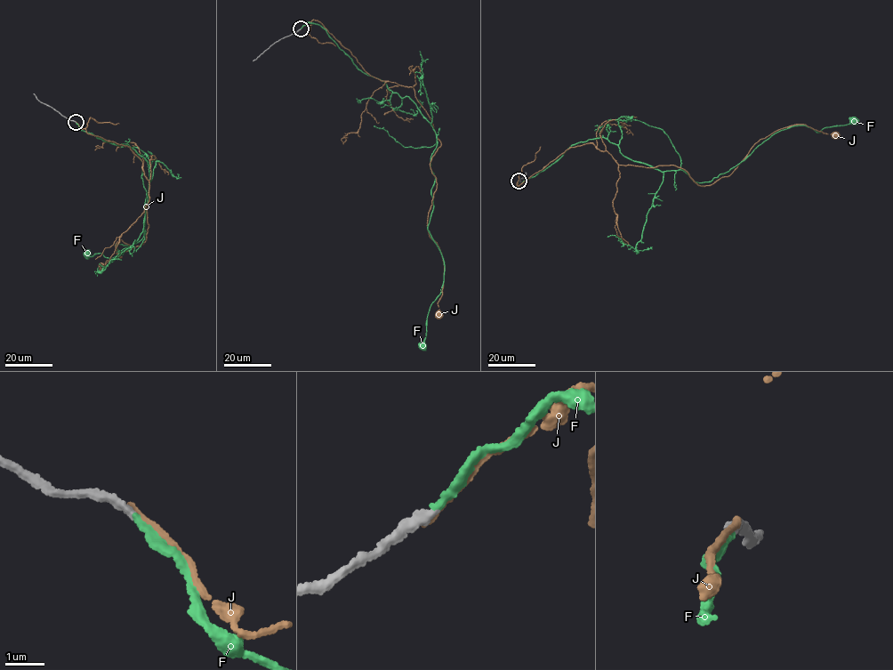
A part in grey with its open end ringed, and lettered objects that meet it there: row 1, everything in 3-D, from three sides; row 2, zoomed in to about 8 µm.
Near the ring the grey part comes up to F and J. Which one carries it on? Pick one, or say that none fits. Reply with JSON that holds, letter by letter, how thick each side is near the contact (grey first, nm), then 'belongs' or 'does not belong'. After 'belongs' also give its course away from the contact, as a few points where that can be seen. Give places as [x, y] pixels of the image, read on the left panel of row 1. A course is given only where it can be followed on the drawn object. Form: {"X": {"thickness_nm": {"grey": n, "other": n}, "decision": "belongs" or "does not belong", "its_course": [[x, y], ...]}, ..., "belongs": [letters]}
{"F": {"thickness_nm": {"grey": 200, "other": 180}, "decision": "belongs", "its_course": [[75, 122], [135, 149], [149, 176], [142, 238], [122, 254], [116, 244], [129, 249], [113, 258], [86, 254]]}, "J": {"thickness_nm": {"grey": 260, "other": 150}, "decision": "does not belong"}, "belongs": ["F"]}

